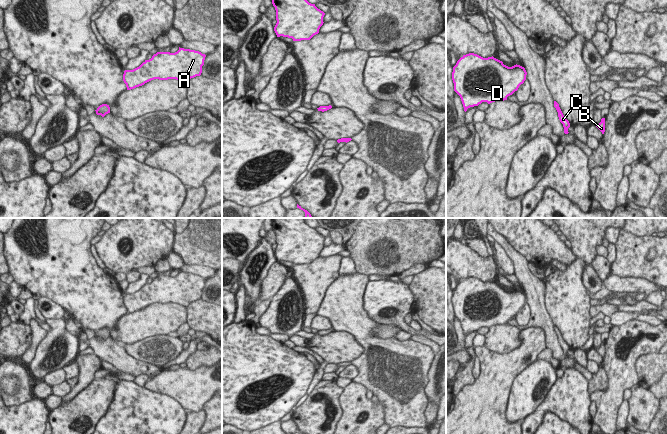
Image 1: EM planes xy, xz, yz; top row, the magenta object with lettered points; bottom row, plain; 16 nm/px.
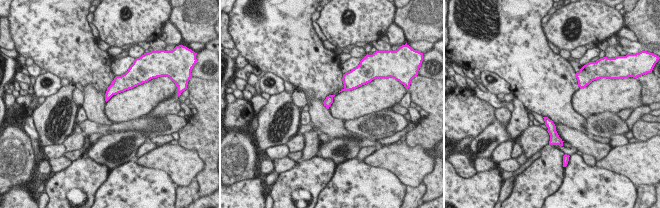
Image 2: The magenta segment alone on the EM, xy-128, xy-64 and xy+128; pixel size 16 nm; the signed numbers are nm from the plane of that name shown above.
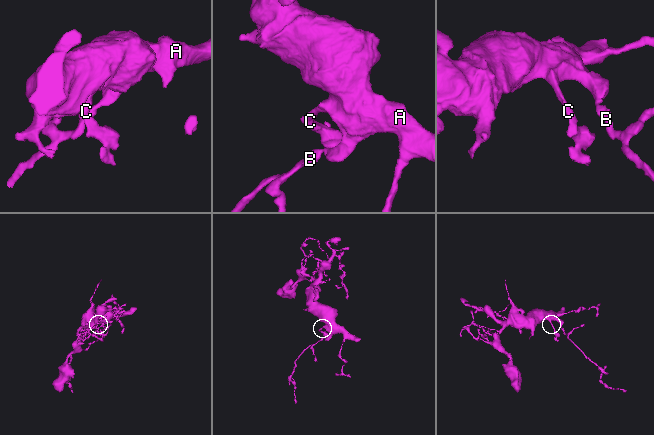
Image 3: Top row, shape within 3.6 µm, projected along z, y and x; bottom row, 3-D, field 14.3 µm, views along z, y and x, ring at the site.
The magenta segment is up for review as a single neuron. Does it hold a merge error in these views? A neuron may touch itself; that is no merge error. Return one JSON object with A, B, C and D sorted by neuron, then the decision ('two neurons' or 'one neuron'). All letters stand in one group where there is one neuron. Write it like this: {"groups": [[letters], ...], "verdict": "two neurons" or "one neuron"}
{"groups": [["A", "B", "C", "D"]], "verdict": "one neuron"}

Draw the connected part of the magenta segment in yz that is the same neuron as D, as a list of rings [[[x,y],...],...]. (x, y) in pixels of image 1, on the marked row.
[[[469,53],[463,55],[453,67],[452,80],[454,91],[460,96],[466,112],[468,108],[478,106],[482,102],[490,104],[495,101],[507,100],[507,97],[524,83],[526,75],[525,68],[520,65],[508,67],[493,56],[483,58],[477,54]]]

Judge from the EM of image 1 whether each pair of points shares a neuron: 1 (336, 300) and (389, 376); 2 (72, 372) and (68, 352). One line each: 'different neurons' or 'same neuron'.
1: same neuron
2: different neurons

